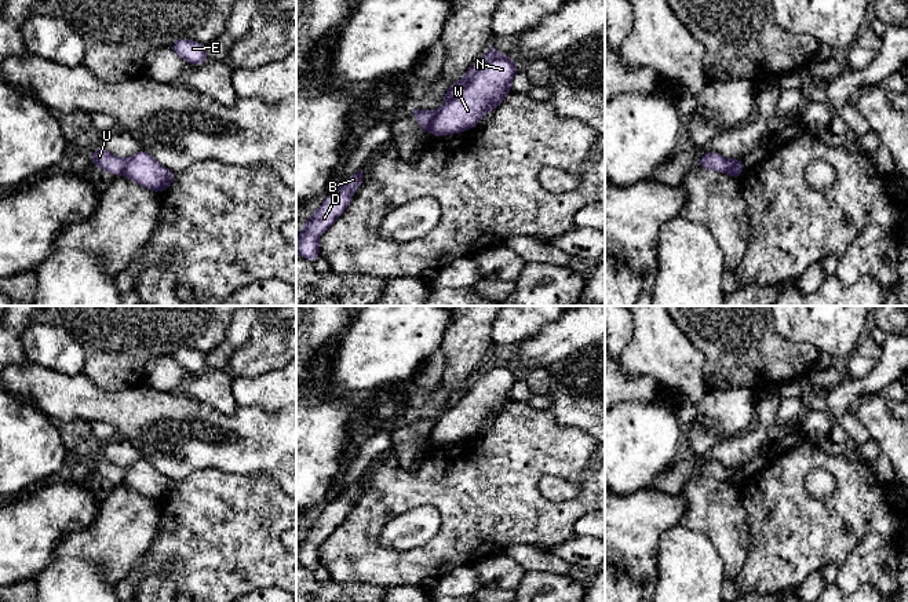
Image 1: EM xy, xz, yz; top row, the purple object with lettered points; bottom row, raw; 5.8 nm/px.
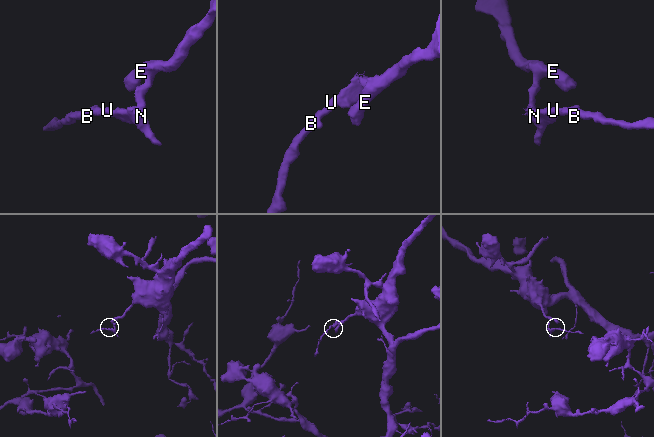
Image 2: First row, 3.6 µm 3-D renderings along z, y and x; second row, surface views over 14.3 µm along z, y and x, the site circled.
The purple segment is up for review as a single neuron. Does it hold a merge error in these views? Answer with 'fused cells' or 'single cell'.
fused cells

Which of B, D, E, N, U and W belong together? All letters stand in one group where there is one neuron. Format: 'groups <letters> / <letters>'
groups B D U / E N W

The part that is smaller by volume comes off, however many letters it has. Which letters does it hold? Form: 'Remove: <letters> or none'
Remove: B, D, U

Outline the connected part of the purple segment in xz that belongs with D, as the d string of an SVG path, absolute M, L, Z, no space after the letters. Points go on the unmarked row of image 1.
M362 478L350 484L305 530L300 544L296 547L296 559L303 568L314 572L321 565L318 559L320 544L344 521L361 492Z

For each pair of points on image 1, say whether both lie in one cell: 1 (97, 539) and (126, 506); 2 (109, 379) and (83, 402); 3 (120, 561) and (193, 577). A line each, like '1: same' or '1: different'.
1: same
2: different
3: different

